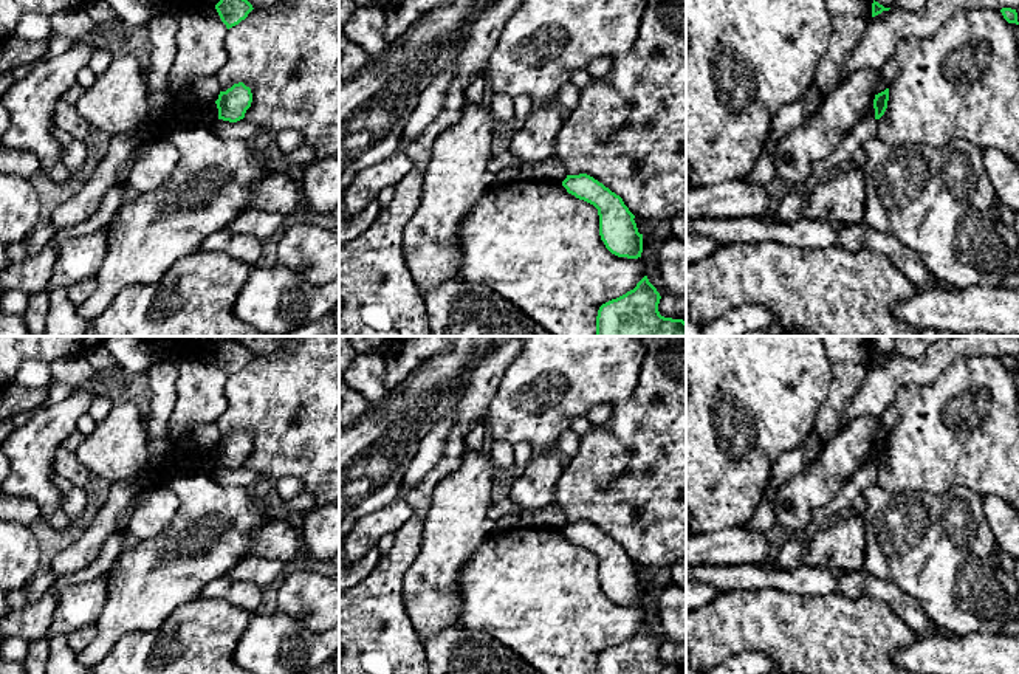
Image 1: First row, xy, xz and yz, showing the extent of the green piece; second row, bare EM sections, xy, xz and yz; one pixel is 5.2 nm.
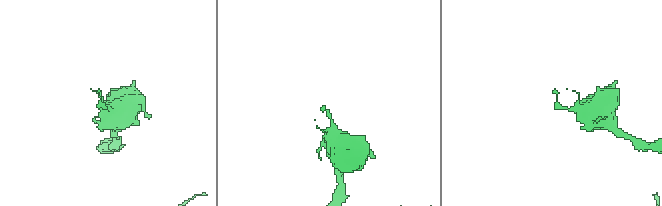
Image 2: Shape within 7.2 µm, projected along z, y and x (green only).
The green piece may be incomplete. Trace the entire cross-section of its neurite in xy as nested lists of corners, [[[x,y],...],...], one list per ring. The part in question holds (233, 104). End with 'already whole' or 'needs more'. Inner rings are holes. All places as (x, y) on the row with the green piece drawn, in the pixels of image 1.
[[[243,82],[234,84],[226,91],[220,91],[215,101],[218,108],[218,119],[237,122],[245,118],[246,110],[251,107],[252,93]]] | already whole

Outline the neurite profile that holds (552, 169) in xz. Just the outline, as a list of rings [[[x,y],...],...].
[[[510,149],[500,153],[492,153],[488,163],[488,170],[492,175],[508,167],[519,167],[527,170],[531,181],[562,183],[567,178],[567,170],[554,155],[539,164],[525,164]]]

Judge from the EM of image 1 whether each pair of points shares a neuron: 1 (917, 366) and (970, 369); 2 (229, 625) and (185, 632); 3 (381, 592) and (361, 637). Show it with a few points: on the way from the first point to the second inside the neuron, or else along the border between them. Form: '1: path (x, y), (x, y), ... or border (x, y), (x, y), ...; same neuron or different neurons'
1: border (981, 355), (956, 358), (933, 381), (914, 385); different neurons
2: path (219, 625), (203, 632), (195, 632); same neuron
3: path (377, 603), (367, 626); same neuron

